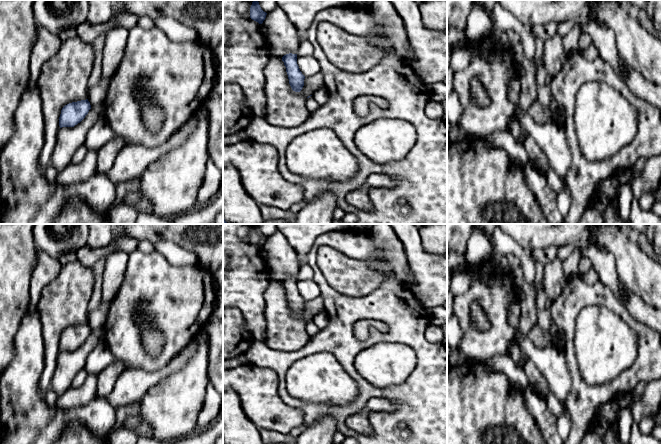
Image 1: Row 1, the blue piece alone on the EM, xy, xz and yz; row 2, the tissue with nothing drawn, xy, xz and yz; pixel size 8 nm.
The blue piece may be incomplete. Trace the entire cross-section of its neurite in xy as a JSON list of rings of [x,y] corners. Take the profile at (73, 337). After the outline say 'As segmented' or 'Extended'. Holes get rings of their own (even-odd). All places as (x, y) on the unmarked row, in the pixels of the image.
[[[101,300],[98,308],[90,313],[89,321],[86,324],[72,326],[65,329],[61,334],[59,341],[60,352],[74,351],[85,342],[93,330],[103,328],[111,304],[112,300],[109,302]]]. Extended

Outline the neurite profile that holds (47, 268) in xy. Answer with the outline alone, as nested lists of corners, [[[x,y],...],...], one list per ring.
[[[39,249],[36,250],[36,264],[32,270],[30,279],[29,310],[37,310],[42,290],[58,276],[61,268],[59,259],[49,256]]]

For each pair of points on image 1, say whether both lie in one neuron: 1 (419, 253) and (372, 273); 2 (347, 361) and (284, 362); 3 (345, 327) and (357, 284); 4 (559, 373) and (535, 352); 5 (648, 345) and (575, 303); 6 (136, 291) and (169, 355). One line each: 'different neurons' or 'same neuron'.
1: different neurons
2: same neuron
3: different neurons
4: same neuron
5: same neuron
6: same neuron

